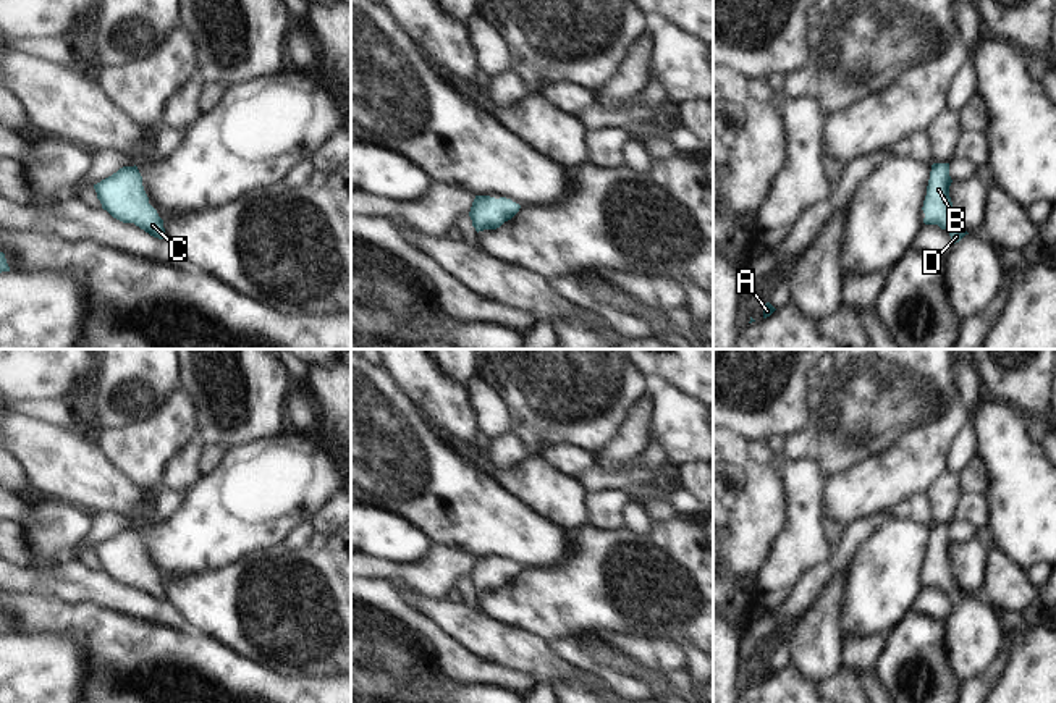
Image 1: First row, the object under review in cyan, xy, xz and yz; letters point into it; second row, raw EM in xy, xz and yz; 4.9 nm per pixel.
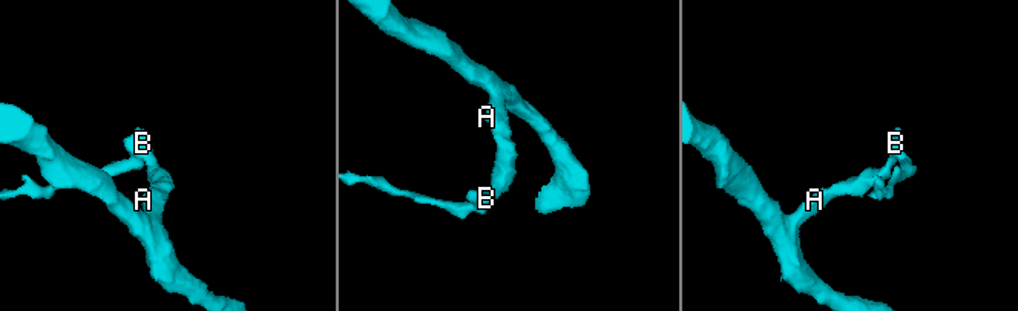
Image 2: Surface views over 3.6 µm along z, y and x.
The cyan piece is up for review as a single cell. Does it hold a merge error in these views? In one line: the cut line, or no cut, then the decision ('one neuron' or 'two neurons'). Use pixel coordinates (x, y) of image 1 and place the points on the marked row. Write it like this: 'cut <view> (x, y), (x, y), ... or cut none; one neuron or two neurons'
cut none; one neuron

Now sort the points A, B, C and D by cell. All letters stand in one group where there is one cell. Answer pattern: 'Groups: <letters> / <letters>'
Groups: A B C D.

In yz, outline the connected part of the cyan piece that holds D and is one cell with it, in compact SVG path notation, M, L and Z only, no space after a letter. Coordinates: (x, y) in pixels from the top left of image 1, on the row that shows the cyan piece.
M933 163L922 210L925 213L923 223L946 229L956 244L969 233L959 226L954 215L949 197L951 183L949 163Z

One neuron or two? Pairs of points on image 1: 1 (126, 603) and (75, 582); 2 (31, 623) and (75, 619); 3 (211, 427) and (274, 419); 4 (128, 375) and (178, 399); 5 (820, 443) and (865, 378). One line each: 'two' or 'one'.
1: one
2: one
3: one
4: two
5: one

